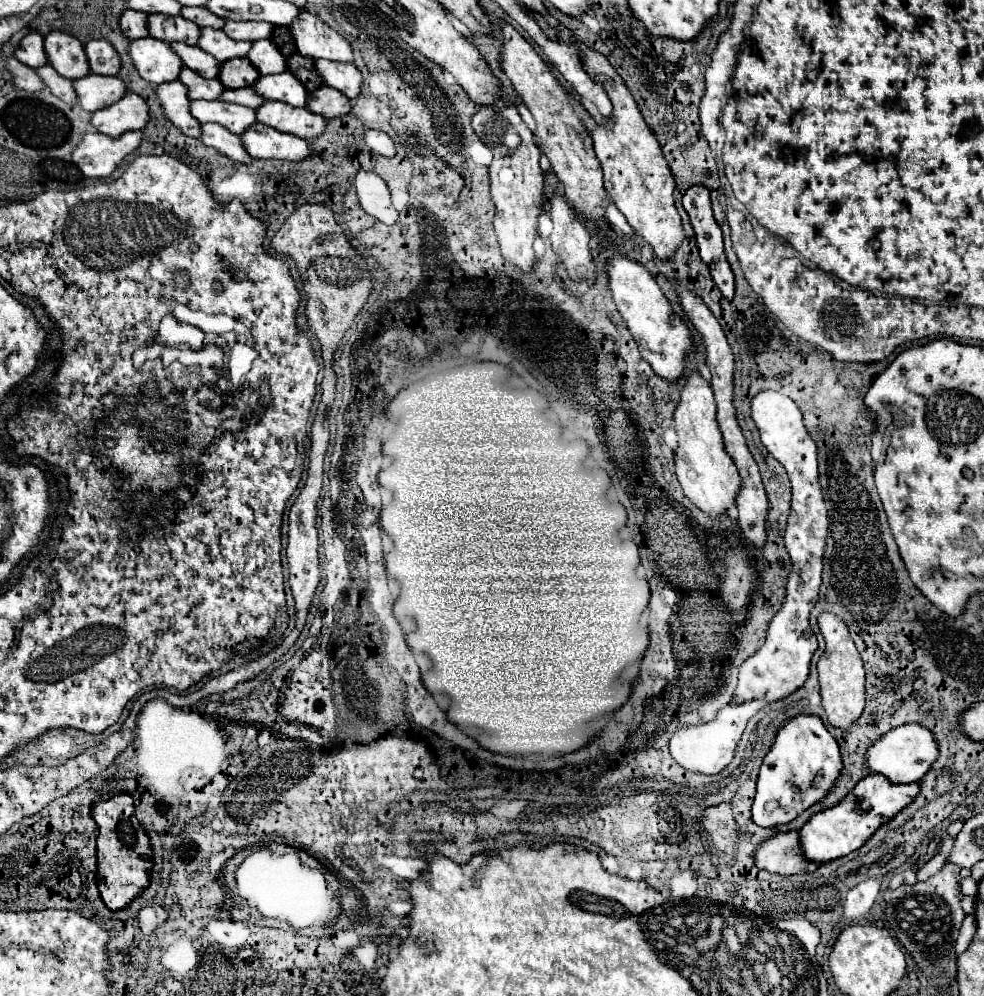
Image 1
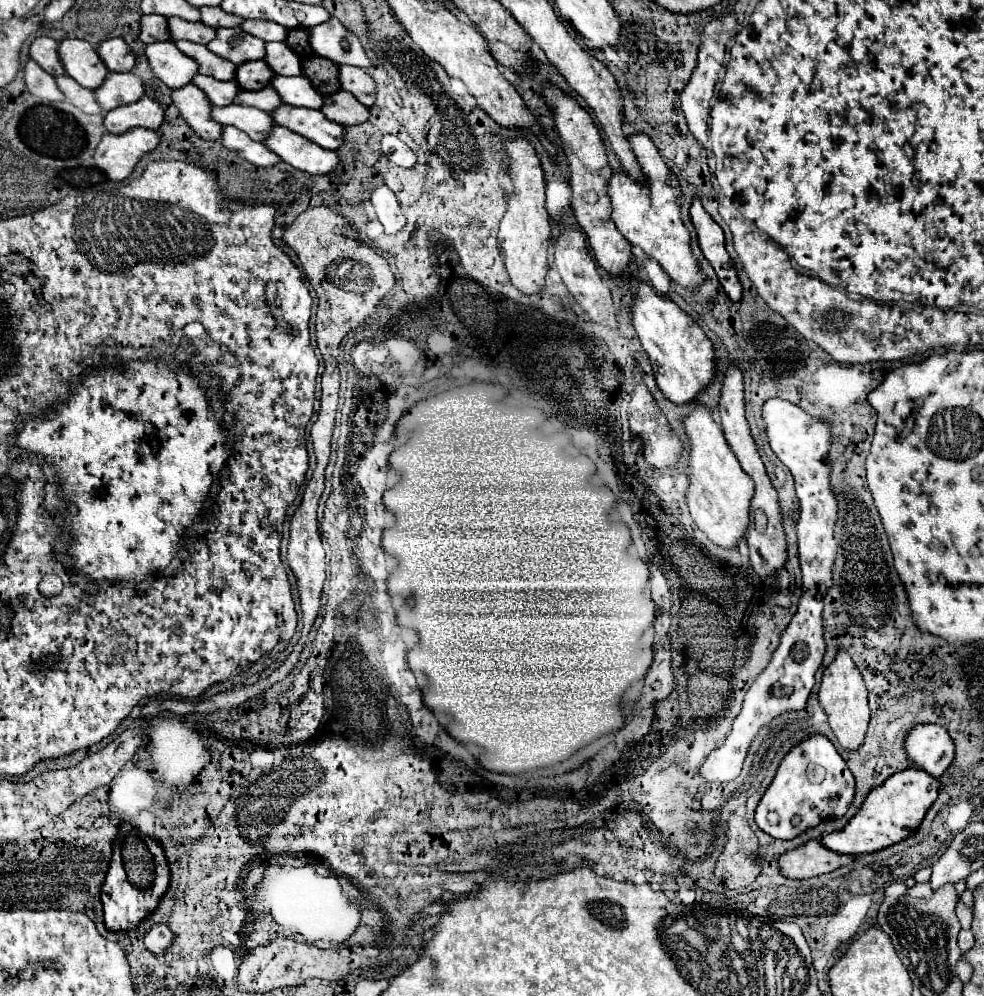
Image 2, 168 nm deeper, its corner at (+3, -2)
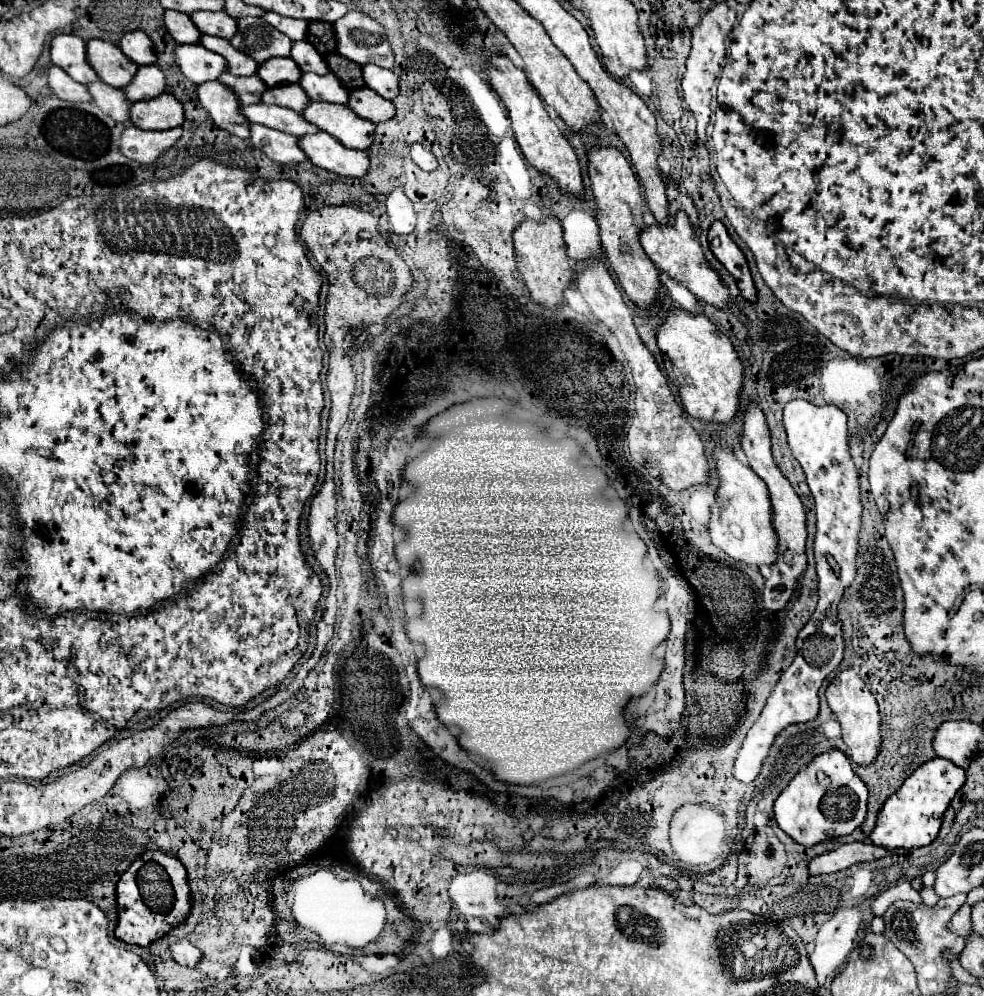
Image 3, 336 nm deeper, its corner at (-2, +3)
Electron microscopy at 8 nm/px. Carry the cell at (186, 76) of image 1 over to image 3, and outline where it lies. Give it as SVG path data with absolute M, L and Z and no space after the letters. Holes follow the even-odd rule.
M223 72L223 74L219 76L219 82L223 82L225 86L231 86L231 90L237 94L241 106L259 102L259 94L267 88L255 74L253 74L253 76L239 78L239 76L233 76L233 74Z

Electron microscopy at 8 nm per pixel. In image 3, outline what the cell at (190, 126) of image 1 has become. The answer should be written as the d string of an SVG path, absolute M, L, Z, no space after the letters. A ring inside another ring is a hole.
M203 82L197 86L197 102L211 116L213 124L233 136L247 138L247 118L239 114L239 102L235 94L221 82Z

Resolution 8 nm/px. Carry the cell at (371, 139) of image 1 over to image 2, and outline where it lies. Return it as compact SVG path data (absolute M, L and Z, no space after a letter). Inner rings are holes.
M384 135L384 139L382 139L382 153L390 161L400 165L400 167L408 167L410 169L410 167L416 165L414 151L406 143L402 143L398 137L394 137L394 135Z

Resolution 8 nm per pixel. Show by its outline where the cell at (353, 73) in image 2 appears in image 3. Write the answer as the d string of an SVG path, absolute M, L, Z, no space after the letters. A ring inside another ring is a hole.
M365 64L361 70L363 70L363 80L365 80L367 88L375 90L379 96L383 96L387 100L393 100L397 96L399 78L391 70L379 68L375 64Z

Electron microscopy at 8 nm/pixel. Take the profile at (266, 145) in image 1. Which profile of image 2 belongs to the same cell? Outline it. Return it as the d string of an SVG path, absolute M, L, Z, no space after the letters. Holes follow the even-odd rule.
M274 127L264 145L276 155L280 155L282 161L286 161L288 165L310 175L332 173L340 163L336 151L326 151L286 127Z

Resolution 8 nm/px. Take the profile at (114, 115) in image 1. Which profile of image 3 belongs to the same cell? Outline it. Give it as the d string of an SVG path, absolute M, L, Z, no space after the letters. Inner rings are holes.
M159 94L151 100L133 102L129 122L141 130L169 130L183 124L183 108L171 94Z

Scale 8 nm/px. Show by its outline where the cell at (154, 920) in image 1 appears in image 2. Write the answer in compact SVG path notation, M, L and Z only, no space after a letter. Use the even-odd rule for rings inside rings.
M154 925L154 927L146 933L146 937L144 937L146 947L148 947L152 953L156 953L156 955L166 955L166 953L168 953L168 947L172 945L172 941L174 941L174 935L172 935L172 931L168 929L168 925Z

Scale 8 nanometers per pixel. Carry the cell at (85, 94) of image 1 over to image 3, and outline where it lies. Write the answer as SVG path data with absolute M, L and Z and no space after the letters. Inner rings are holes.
M155 64L139 66L133 80L123 88L125 98L129 102L151 100L151 98L159 96L159 92L163 92L163 90L165 90L165 78L163 78L163 72Z

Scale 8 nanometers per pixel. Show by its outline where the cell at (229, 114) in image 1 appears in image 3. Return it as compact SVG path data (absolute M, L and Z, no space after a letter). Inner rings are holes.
M259 102L259 104L243 106L241 114L249 122L257 122L267 128L291 134L291 136L303 136L303 134L317 132L317 126L311 126L309 122L305 122L301 114L293 112L291 108L283 108L283 106L269 106L269 104Z

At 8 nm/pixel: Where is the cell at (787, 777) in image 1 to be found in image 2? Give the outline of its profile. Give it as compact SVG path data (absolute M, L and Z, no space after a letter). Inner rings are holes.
M814 735L796 745L780 763L758 809L758 827L776 839L794 839L826 819L840 819L854 797L854 777L836 747L824 735Z

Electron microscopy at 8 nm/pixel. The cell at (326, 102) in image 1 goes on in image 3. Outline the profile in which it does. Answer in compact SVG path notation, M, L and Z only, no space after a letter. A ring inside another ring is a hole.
M357 88L351 92L347 106L359 116L369 122L385 122L393 118L395 106L391 100L379 98L371 88Z

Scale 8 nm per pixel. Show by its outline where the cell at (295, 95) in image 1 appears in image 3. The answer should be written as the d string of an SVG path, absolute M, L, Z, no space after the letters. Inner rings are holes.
M303 74L299 80L301 88L309 96L309 100L323 100L323 102L333 102L333 104L345 104L349 98L349 92L339 86L339 80L335 74Z

